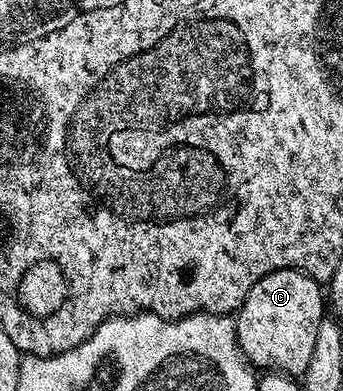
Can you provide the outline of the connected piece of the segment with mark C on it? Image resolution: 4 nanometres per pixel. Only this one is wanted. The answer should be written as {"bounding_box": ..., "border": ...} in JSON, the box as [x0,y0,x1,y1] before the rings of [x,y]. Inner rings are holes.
{"bounding_box":[236,269,324,375],"border":[[[281,269],[264,275],[236,310],[236,335],[242,356],[255,370],[300,375],[312,359],[316,331],[324,316],[324,289],[307,273]]]}

